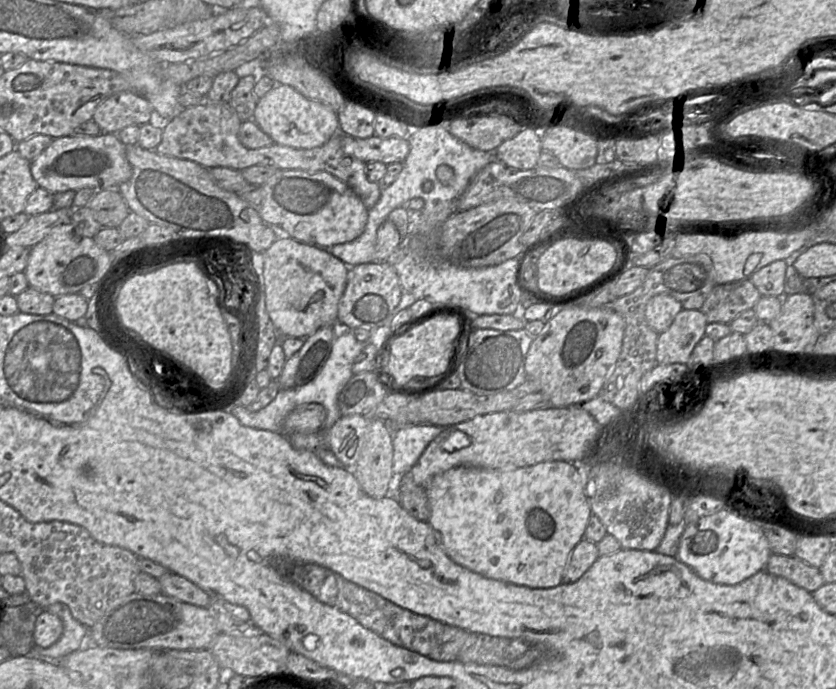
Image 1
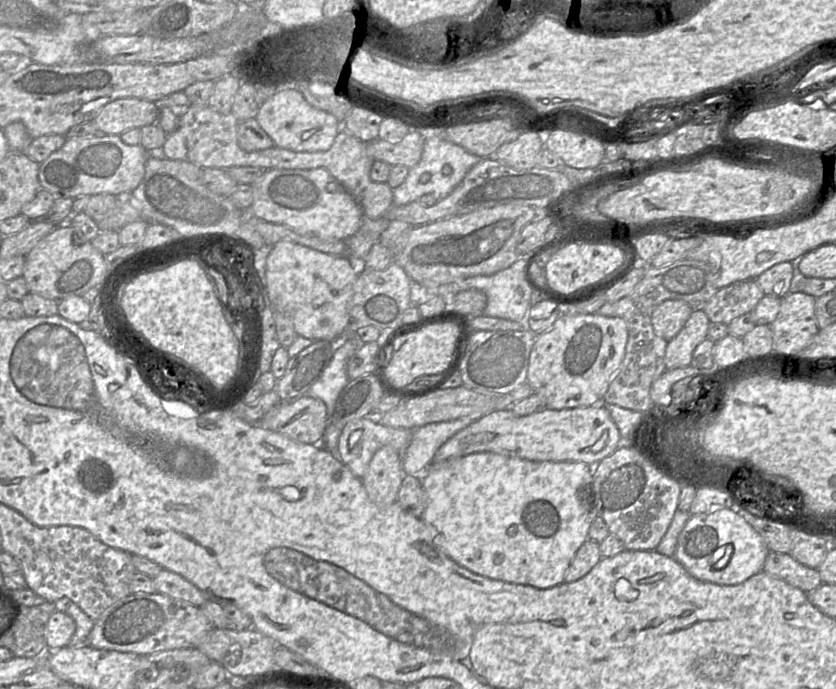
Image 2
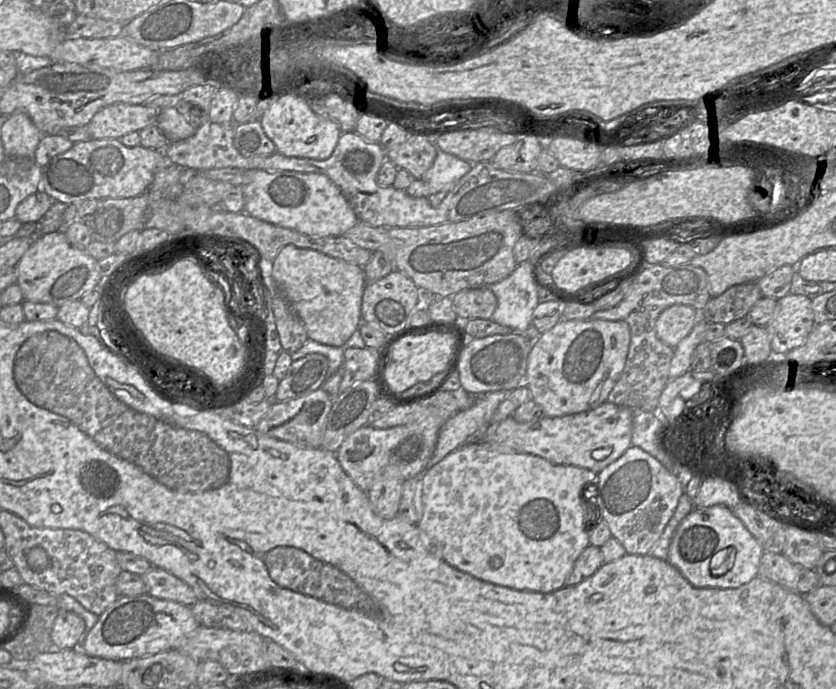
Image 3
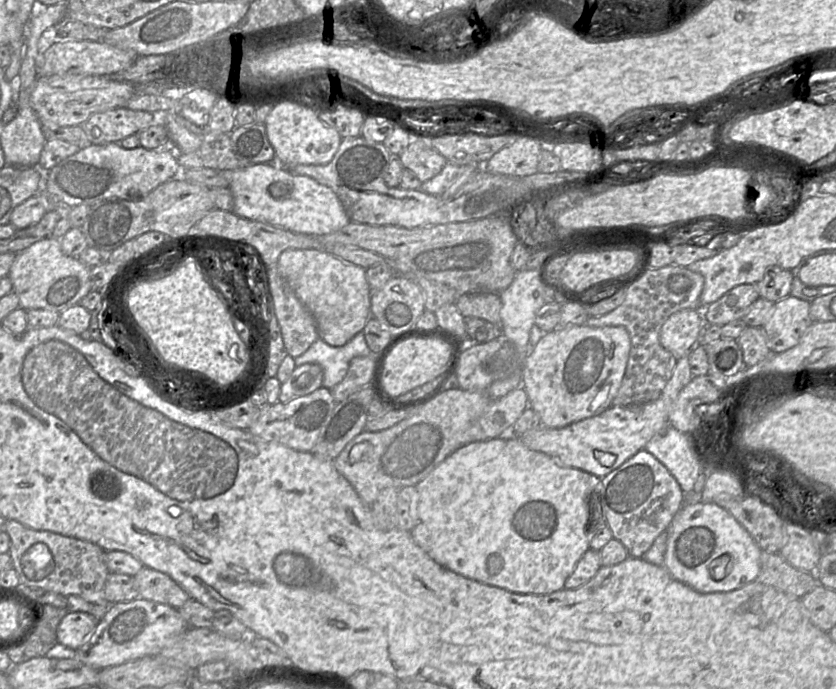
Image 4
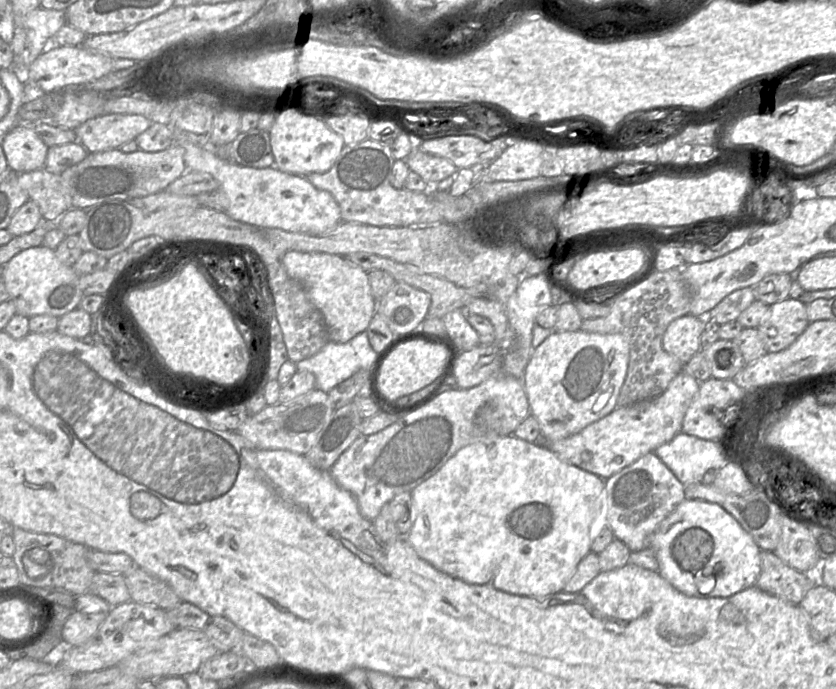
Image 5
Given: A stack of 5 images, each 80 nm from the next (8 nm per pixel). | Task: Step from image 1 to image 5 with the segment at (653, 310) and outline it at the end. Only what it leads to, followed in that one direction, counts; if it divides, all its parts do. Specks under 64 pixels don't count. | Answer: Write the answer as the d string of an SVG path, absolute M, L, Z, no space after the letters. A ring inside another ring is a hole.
M691 314L674 319L662 336L662 348L682 365L700 351L700 335L704 329L702 318Z

